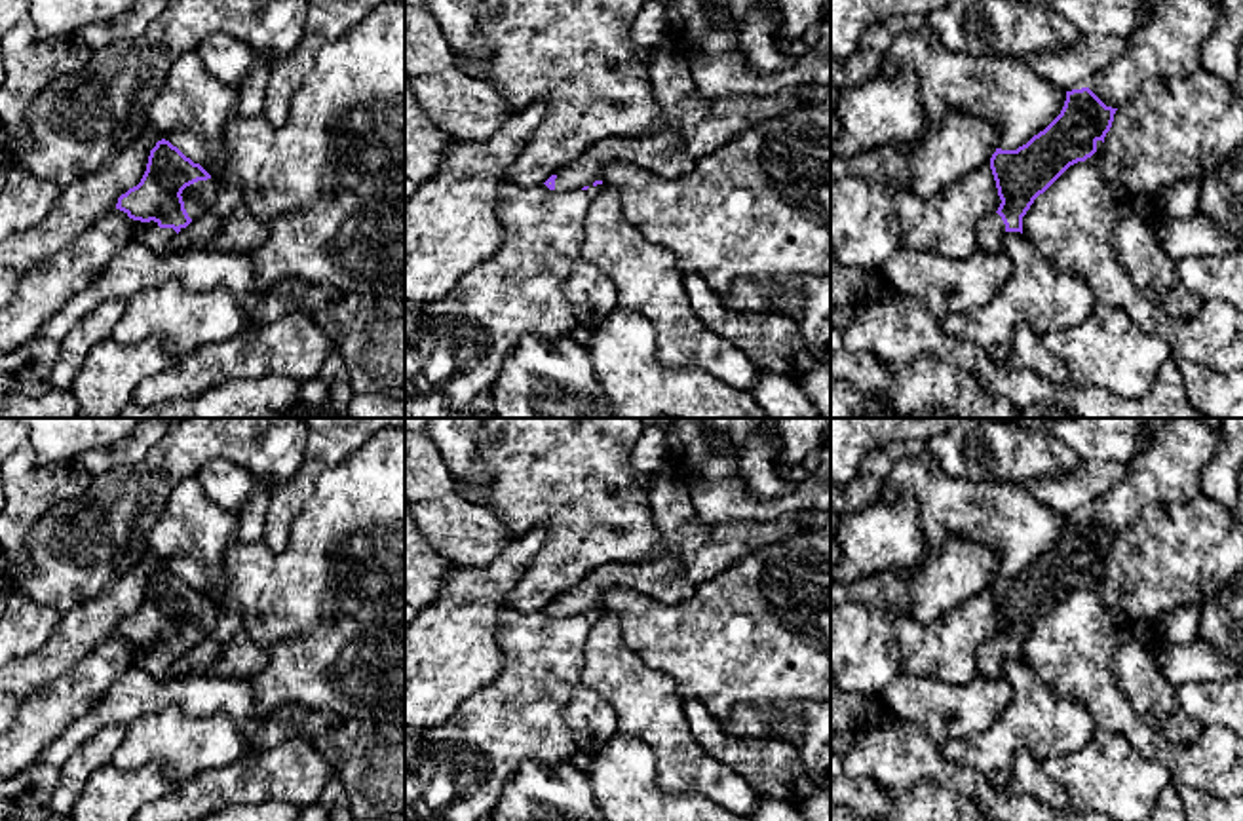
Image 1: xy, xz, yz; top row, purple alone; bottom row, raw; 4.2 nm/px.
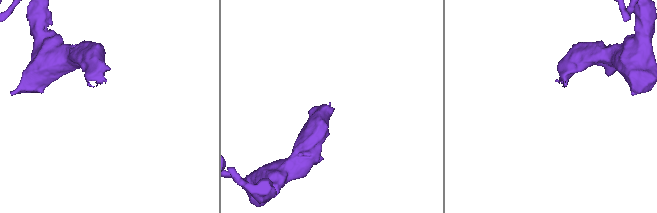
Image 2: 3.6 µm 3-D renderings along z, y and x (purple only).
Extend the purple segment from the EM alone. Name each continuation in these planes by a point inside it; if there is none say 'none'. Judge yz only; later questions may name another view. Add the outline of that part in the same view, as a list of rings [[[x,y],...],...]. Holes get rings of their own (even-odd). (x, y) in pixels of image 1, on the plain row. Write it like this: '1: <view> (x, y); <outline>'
1: yz (991, 654); [[[992,639],[977,650],[977,671],[985,677],[1000,677],[1005,650],[998,639]]]

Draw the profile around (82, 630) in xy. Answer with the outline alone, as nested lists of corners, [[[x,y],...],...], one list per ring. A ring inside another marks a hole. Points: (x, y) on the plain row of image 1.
[[[148,551],[95,599],[61,616],[36,652],[0,669],[0,734],[13,726],[29,696],[68,675],[101,642],[116,635],[118,623],[141,608],[150,576],[162,564],[162,559]]]

